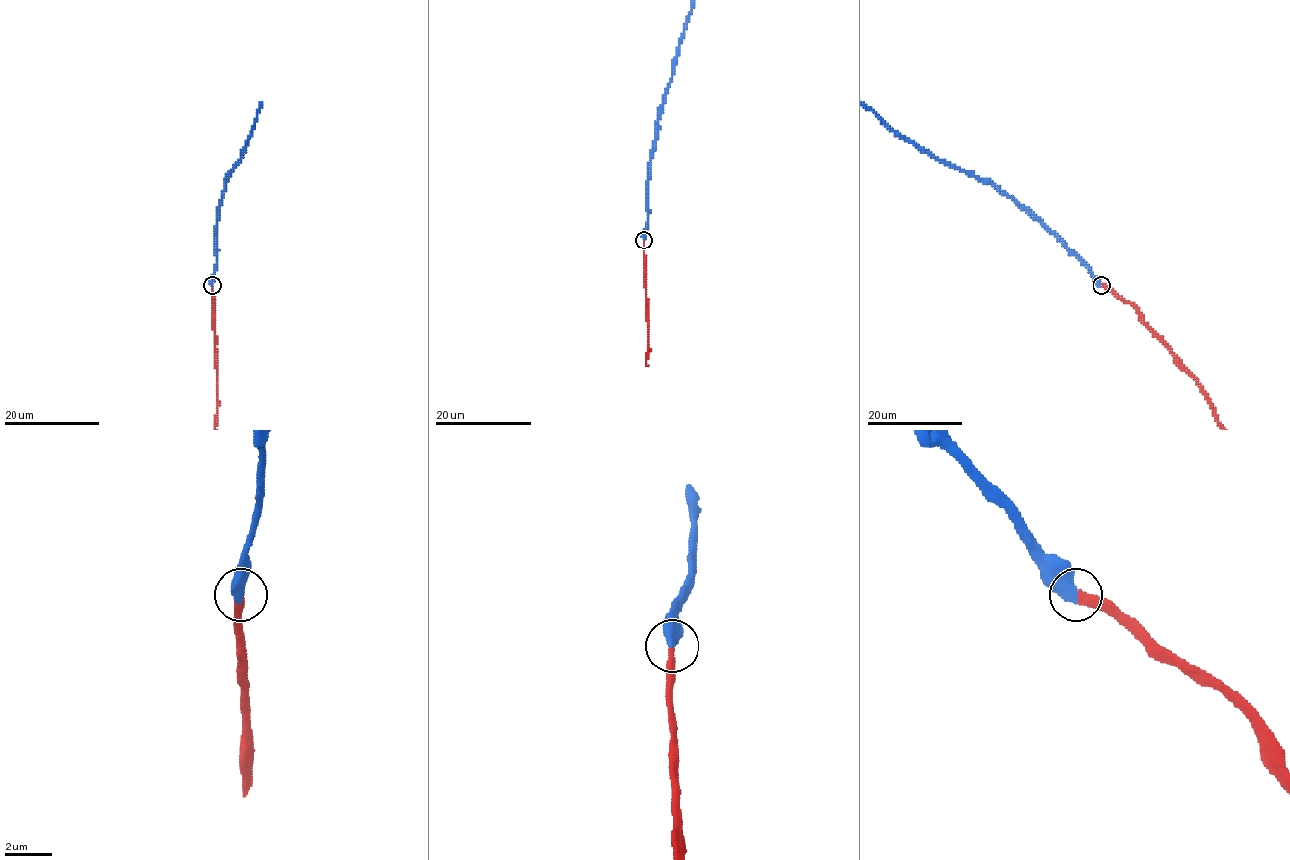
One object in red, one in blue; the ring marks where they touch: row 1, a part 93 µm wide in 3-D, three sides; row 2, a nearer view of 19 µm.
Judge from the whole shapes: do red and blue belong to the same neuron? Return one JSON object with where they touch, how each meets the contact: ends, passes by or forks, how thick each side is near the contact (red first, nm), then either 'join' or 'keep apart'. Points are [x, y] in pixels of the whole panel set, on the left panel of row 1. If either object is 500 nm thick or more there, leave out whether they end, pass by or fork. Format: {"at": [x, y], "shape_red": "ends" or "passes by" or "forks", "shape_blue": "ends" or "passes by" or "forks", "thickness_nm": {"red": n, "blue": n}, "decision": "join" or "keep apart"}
{"at": [212, 285], "thickness_nm": {"red": 360, "blue": 550}, "decision": "join"}

